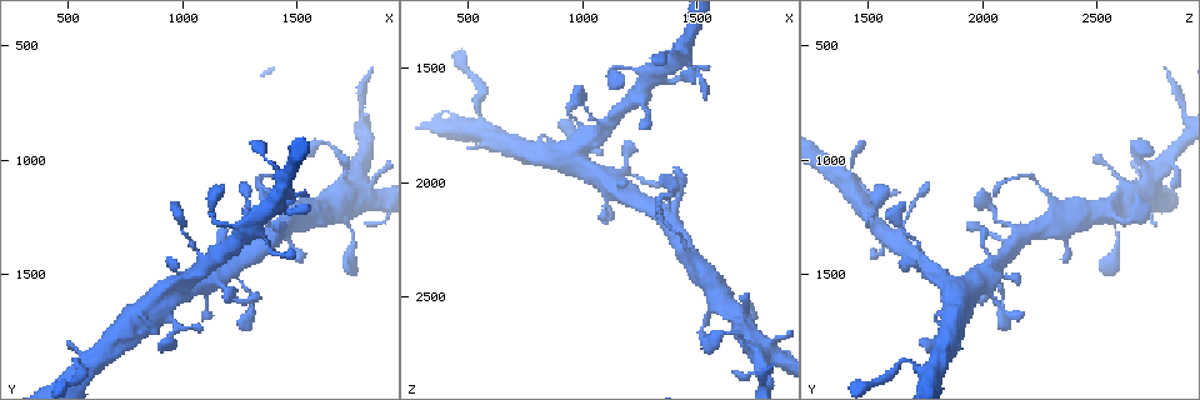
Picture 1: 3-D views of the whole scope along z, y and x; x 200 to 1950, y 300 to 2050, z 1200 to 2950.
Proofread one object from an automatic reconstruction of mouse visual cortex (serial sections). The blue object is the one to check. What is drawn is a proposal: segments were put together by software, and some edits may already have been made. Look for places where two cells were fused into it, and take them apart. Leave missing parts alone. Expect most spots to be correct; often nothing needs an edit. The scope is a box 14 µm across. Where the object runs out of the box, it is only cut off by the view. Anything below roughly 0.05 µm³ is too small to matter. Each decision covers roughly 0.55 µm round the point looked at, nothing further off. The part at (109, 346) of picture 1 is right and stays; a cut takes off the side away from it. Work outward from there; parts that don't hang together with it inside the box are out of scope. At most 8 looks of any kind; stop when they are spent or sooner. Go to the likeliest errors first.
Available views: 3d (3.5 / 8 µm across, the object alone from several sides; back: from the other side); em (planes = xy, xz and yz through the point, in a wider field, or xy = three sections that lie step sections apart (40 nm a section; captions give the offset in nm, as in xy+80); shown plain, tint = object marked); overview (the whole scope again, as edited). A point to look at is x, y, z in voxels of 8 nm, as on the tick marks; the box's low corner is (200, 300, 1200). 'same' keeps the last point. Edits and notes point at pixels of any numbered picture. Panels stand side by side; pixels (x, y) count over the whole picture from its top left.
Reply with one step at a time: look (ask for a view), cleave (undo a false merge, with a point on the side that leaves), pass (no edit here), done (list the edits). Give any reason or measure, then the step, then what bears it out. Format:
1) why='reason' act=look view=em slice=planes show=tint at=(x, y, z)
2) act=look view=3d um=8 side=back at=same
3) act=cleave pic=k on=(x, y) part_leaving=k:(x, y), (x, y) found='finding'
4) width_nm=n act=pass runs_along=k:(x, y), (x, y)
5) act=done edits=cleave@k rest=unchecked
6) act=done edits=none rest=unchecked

why='sharp bend' act=look view=em slice=xy step=5 show=tint at=(550, 1930, 1730)

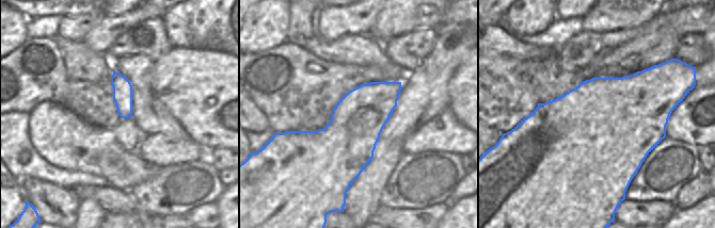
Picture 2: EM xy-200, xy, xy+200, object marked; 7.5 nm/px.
act=look view=3d um=3.5 at=same

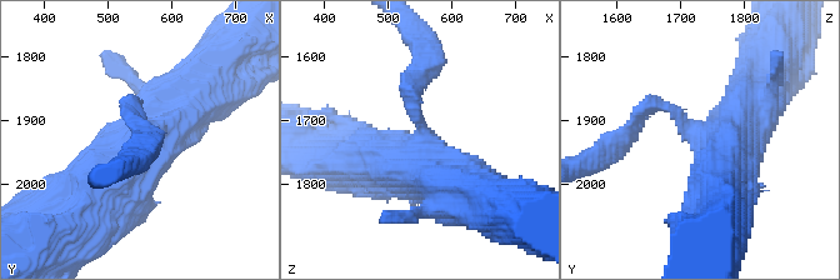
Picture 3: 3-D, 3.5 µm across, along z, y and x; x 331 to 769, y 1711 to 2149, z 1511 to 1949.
act=pass runs_along=3:(201, 85), (86, 204) found='continuous, no second cell'

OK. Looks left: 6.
why='small branch off a trunk' act=look view=3d um=3.5 side=back at=(1390, 1300, 2140)

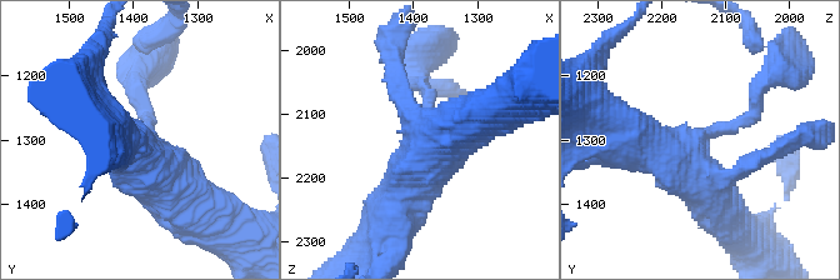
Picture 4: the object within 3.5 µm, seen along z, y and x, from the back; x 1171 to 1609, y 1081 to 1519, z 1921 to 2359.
arms=4 arm_widths_nm=150,200,600,600 act=look view=em slice=xy step=1 show=tint at=same

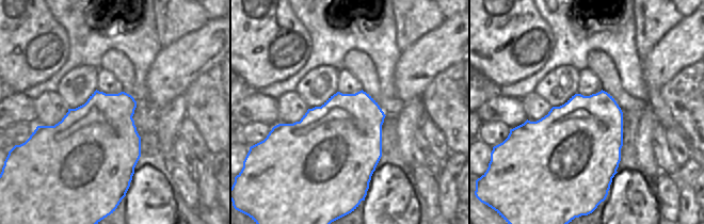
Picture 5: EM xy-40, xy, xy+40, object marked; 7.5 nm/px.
act=pass runs_along=4:(476, 115), (411, 173), (391, 228) found='continuous, no second cell'

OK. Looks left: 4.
why='sharp bend' act=look view=em slice=xy step=5 show=tint at=(1690, 1130, 2630)

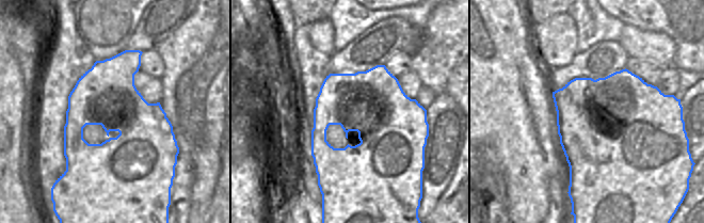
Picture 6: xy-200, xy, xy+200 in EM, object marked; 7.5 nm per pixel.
why='see where the arms go' act=look view=3d um=3.5 at=same

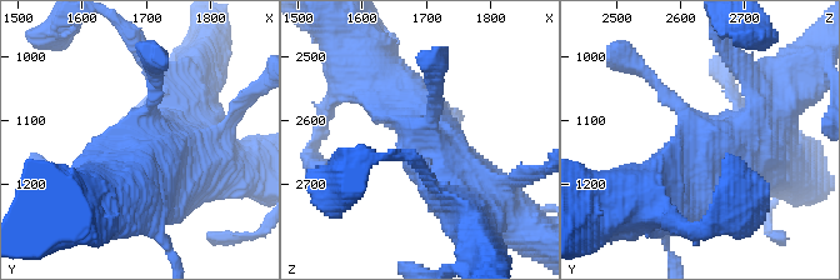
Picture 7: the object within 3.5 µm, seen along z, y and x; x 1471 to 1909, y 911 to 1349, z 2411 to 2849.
act=pass runs_along=7:(685, 190), (753, 148), (798, 86) found='continuous, no second cell'

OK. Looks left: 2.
why='a narrow waist' act=look view=em slice=xy step=3 show=tint at=(1740, 1360, 2590)

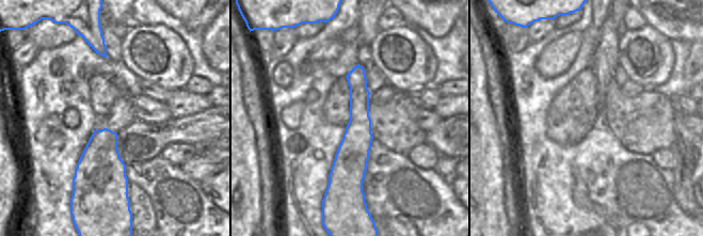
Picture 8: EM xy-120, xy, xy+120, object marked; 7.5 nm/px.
act=look view=3d um=3.5 at=same

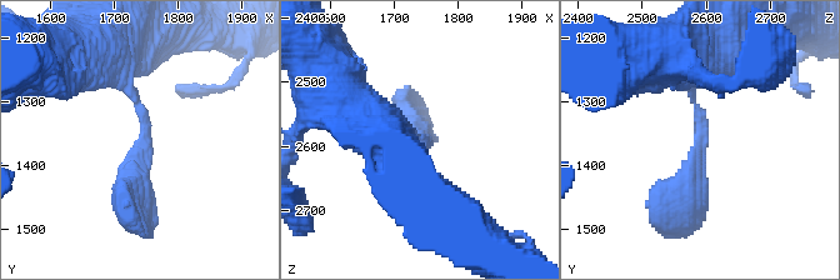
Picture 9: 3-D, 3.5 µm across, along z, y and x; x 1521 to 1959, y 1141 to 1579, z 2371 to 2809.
act=pass runs_along=9:(104, 43), (143, 108), (131, 211) found='continuous, no second cell'

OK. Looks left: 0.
act=done edits=none rest=unchecked

